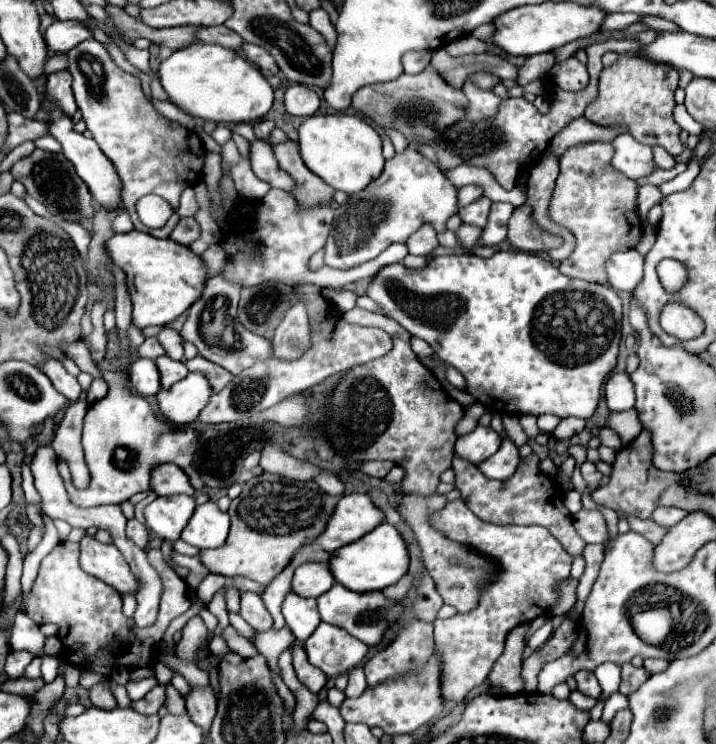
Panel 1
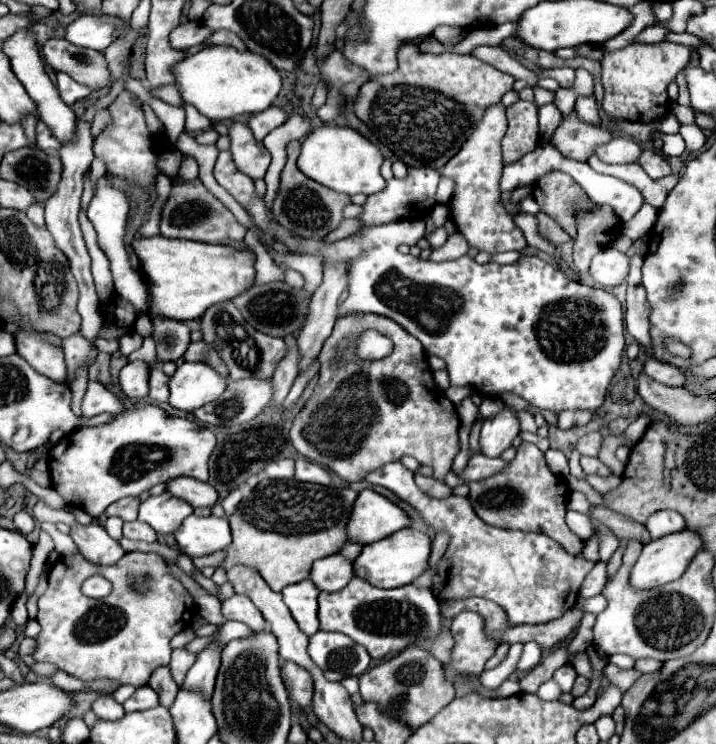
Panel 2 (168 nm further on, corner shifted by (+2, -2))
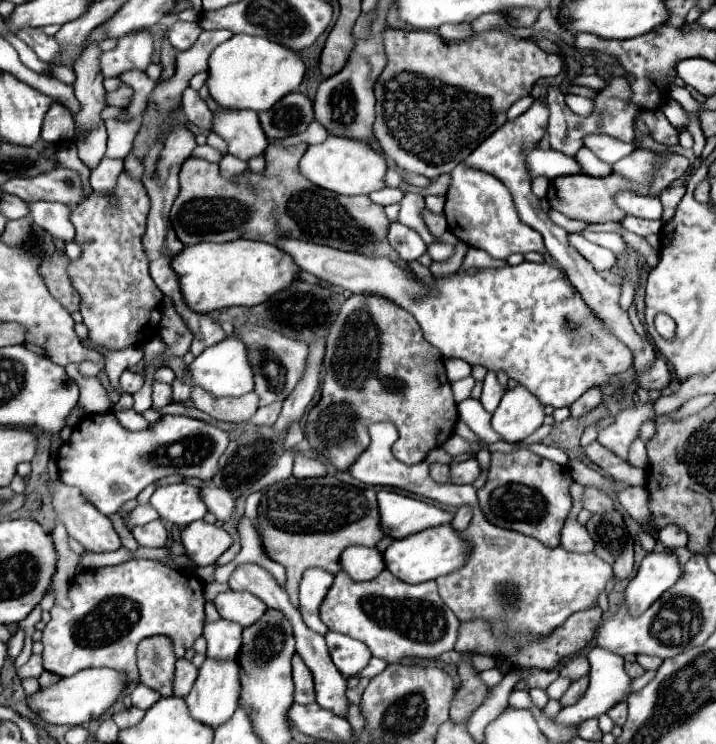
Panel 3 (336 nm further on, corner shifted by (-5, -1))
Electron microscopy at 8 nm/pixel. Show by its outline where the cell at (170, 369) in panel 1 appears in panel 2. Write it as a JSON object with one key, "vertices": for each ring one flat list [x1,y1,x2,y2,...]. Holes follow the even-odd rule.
{"vertices":[[153,366,151,368,151,378,149,378,149,398,155,402,167,402,169,398,169,384,171,376,167,376,161,366]]}

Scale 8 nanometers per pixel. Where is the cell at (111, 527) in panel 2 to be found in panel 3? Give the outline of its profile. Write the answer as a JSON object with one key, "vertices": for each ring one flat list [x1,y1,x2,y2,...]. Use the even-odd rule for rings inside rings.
{"vertices":[[146,503,146,505,138,505,138,507,132,511,128,523,130,523,130,525,146,525,146,523,150,523,150,521,154,521,154,519,158,519,158,513,156,513,156,509,154,509,150,503]]}

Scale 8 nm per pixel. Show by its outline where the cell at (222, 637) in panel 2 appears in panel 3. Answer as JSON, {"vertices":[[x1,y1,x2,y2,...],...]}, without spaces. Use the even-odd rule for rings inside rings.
{"vertices":[[218,619,212,623,204,623,204,633,208,641,208,657,234,657,242,645,242,627,238,623]]}

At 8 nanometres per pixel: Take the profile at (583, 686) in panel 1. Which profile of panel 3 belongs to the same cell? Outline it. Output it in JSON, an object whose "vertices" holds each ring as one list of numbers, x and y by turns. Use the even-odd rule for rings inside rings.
{"vertices":[[580,677,580,679,572,681,572,683,570,683,570,687,568,687,568,691,560,697,560,705,562,705,562,707,574,705,574,703,584,695,586,687,588,687,588,677]]}

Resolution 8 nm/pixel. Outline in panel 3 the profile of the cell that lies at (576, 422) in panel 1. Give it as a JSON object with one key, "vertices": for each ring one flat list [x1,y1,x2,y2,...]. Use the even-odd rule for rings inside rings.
{"vertices":[[590,387,576,403,570,405,572,415,584,415,584,413,588,413,588,411,594,409,596,405,600,405,600,397,602,397,600,387]]}

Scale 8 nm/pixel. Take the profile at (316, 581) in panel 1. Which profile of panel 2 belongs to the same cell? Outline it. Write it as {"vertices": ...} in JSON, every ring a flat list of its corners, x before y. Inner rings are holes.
{"vertices":[[341,554,325,556,313,562,309,578,323,592,337,592,353,578,353,562]]}

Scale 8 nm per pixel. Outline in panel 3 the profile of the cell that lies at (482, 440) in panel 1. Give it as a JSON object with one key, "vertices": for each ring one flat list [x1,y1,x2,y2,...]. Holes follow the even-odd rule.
{"vertices":[[524,385,508,389,492,415,492,427,508,443,524,441,544,421,544,405]]}

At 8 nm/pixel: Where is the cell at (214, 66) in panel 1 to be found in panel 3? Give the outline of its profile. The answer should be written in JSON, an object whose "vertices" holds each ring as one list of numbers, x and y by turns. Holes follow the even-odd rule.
{"vertices":[[234,35,226,43,218,45,210,55,208,87,214,101,224,109,252,109,268,111,278,99,298,89,304,79,306,63,302,55,256,35]]}

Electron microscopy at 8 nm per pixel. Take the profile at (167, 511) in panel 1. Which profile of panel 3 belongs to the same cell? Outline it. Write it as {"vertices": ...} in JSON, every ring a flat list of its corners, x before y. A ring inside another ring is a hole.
{"vertices":[[178,483,156,489,150,497,152,507,160,513,160,519,174,525,188,525,206,515,206,505,200,497,200,487]]}

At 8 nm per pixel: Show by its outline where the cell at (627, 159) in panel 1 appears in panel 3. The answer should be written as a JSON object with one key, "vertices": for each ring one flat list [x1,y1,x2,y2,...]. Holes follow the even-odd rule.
{"vertices":[[600,133,586,135,582,141,584,141,584,147,588,147,598,159,602,159,604,163,610,163,610,165,620,161,622,157,630,155,632,149,636,149,632,143,624,143,624,141,618,141,608,135,600,135]]}

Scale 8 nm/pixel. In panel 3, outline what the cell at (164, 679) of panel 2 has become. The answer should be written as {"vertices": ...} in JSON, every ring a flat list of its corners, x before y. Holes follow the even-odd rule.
{"vertices":[[154,635,138,643,140,683,158,691,162,697,172,695,174,663,176,663,176,655,170,637]]}

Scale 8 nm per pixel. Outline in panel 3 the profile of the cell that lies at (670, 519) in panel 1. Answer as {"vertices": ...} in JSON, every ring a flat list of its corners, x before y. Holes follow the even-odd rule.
{"vertices":[[672,525,672,527,662,527,658,531,658,541,668,547,668,551,674,551,674,549,680,549,680,547,686,547,686,541,688,541,688,535,684,535,684,531,680,531,680,527]]}

